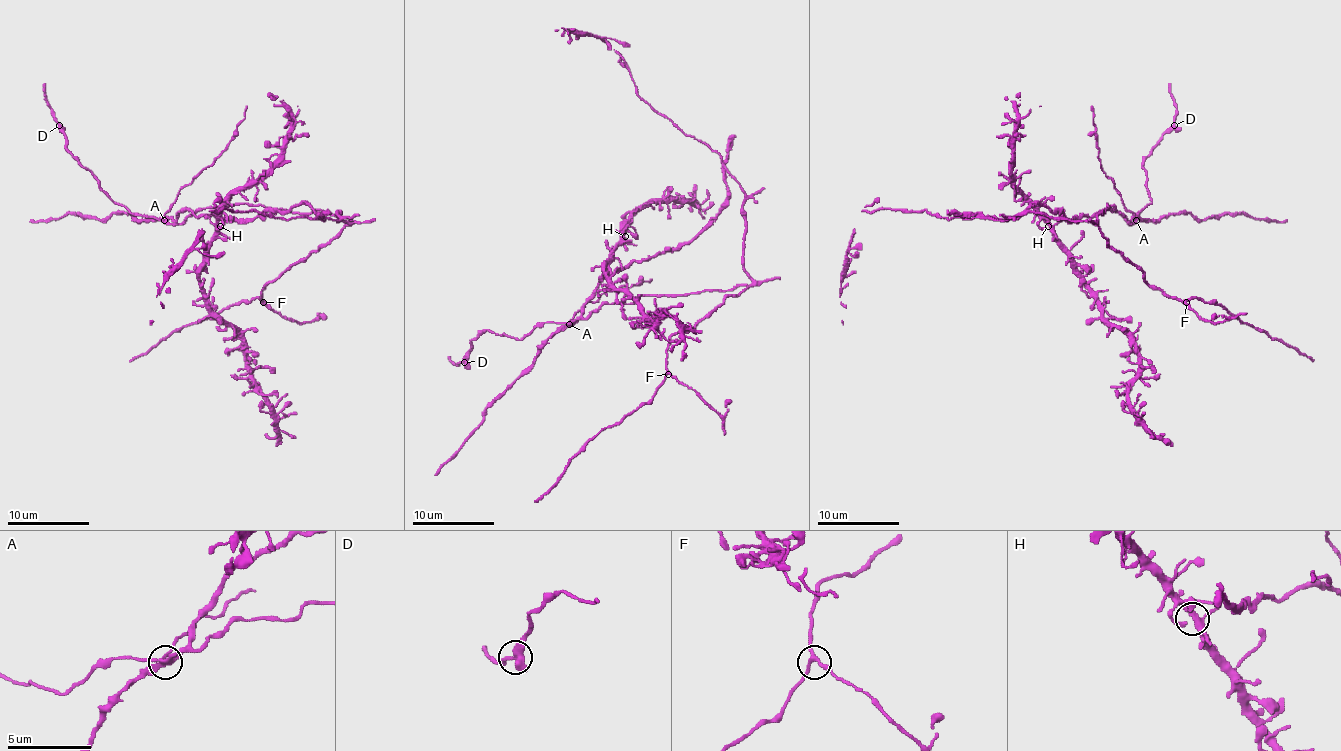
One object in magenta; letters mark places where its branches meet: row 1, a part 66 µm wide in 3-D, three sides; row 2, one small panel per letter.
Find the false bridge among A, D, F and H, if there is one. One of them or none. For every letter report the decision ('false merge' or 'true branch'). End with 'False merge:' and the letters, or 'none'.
A: false merge
D: true branch
F: true branch
H: true branch
False merge: A

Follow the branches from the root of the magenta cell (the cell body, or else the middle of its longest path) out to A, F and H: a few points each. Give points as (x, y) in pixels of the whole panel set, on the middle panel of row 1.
A: (637, 298), (629, 304), (602, 304), (585, 319), (575, 319), (569, 325)
F: (637, 298), (750, 286), (740, 294), (728, 296), (686, 331), (678, 331), (670, 337), (666, 352), (668, 374)
H: (637, 298), (629, 304), (602, 304), (585, 319), (581, 317), (596, 286), (633, 259), (622, 242), (625, 236)

